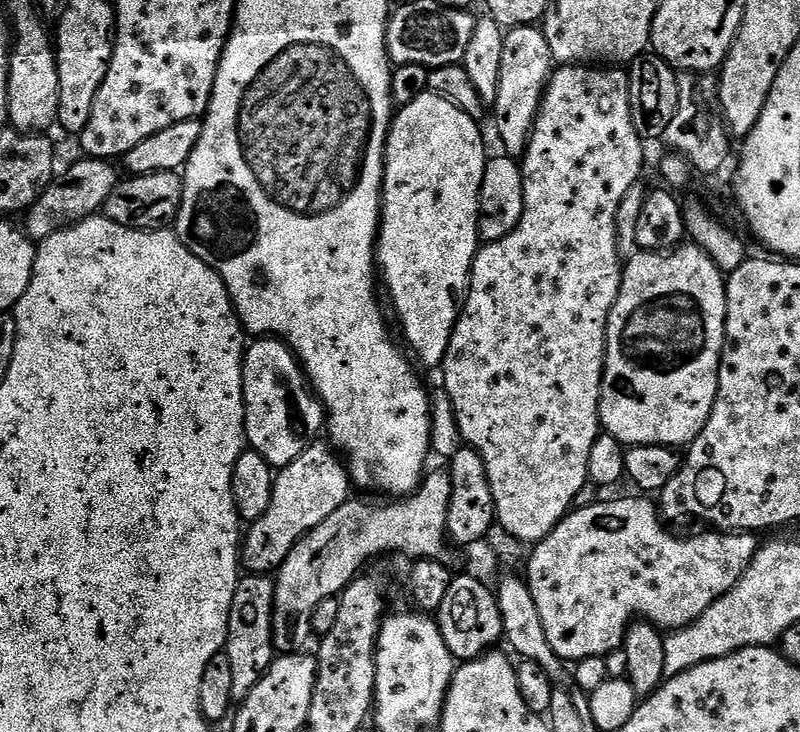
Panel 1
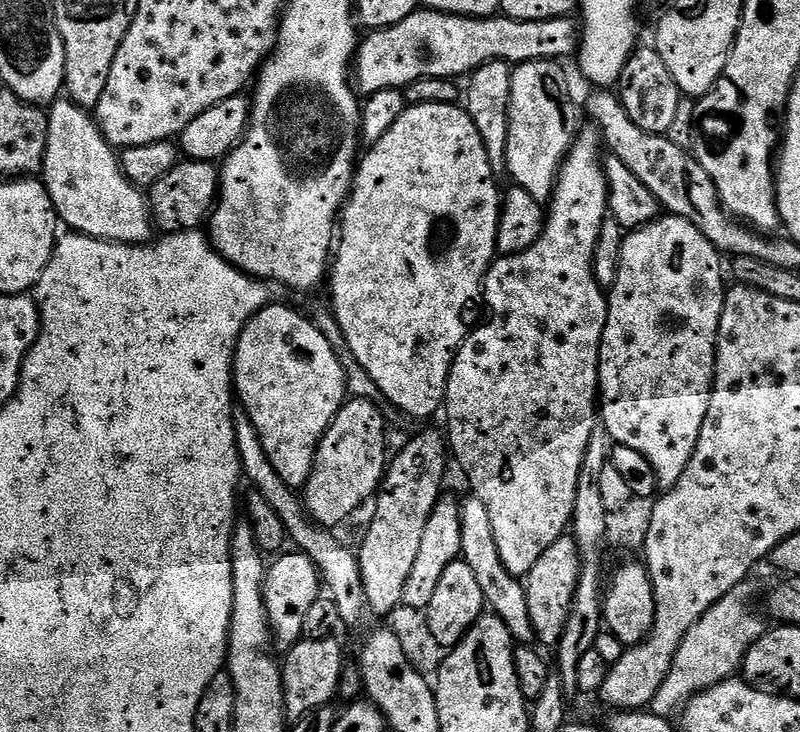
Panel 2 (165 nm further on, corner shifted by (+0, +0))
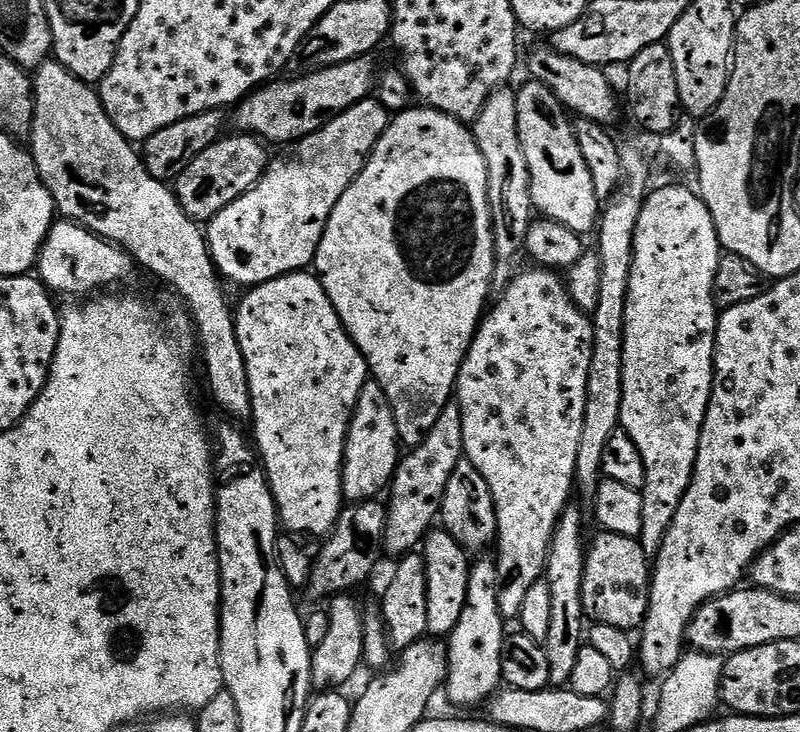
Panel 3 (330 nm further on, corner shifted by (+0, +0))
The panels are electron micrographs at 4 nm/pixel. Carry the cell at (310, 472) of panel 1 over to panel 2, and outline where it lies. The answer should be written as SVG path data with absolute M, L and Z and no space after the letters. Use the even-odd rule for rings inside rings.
M349 399L324 431L316 447L316 464L307 484L302 489L302 499L309 516L318 524L332 530L343 520L348 520L364 503L375 497L390 463L388 436L384 433L386 421L381 405L373 401Z

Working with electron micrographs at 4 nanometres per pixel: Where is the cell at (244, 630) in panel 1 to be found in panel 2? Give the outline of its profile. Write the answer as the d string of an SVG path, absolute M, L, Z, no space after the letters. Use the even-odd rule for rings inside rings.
M288 550L273 560L276 561L267 565L264 574L264 601L275 647L287 650L300 643L304 635L302 625L306 623L306 614L310 606L321 599L322 581L316 563L302 551Z

